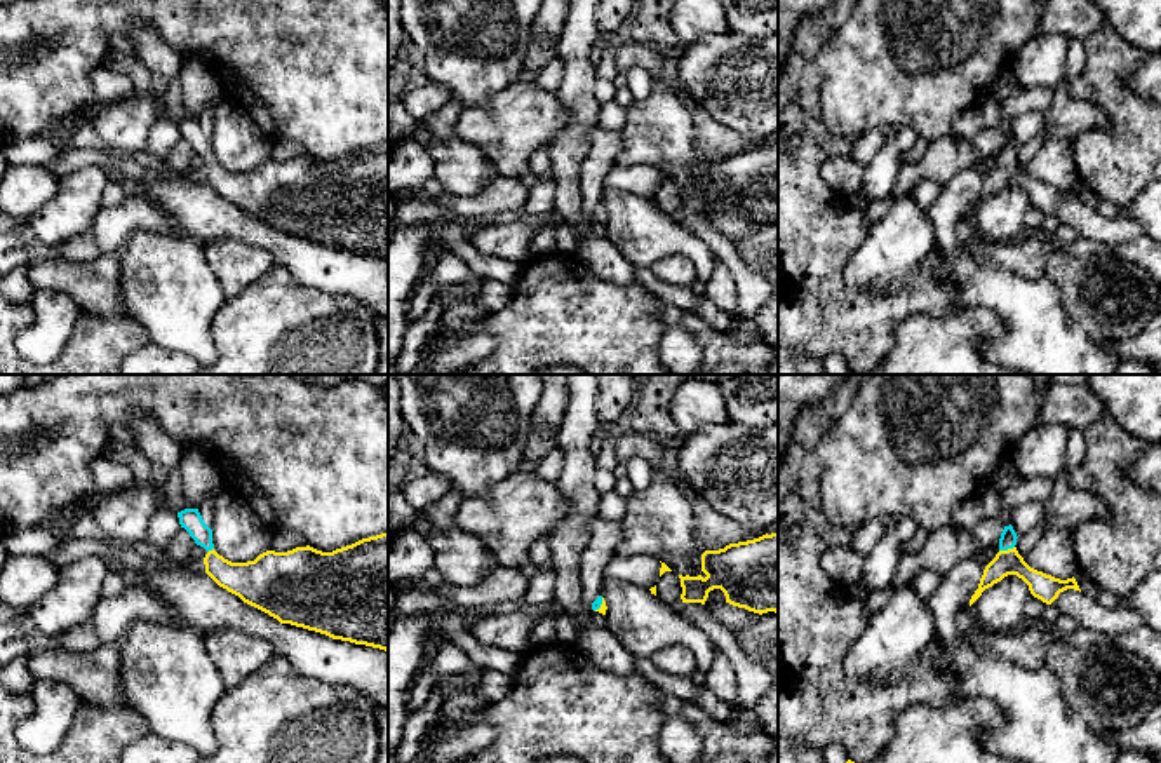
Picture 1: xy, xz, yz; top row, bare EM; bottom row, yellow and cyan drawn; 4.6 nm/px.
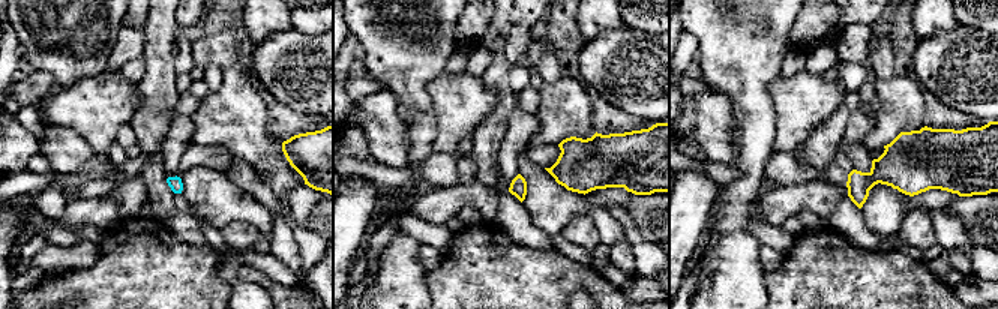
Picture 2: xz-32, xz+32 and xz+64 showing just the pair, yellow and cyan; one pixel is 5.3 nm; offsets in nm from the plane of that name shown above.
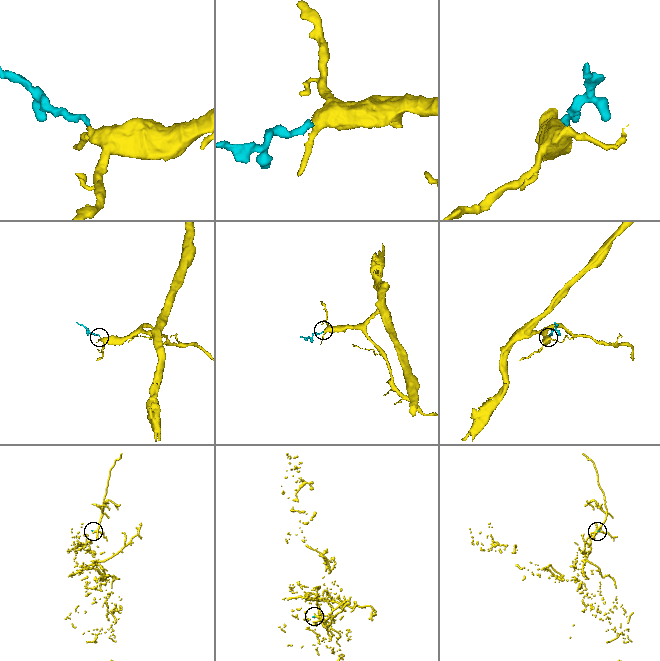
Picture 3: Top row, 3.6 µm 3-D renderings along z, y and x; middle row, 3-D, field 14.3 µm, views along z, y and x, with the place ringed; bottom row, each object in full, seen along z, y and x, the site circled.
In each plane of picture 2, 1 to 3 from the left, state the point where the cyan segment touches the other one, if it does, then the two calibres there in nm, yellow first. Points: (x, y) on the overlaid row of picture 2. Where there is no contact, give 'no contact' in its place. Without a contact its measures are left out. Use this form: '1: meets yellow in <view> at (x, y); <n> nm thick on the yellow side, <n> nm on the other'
1: no contact
2: no contact
3: no contact

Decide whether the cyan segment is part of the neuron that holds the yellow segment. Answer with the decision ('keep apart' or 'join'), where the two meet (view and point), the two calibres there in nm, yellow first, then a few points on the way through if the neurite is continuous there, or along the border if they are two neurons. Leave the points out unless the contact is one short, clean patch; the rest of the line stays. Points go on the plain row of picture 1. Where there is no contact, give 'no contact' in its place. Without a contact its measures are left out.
join; meets yellow in yz at (1008, 159); 120 nm thick on the yellow side, 80 nm on the other; runs through yz (1041, 195), (1008, 159), (1008, 147)

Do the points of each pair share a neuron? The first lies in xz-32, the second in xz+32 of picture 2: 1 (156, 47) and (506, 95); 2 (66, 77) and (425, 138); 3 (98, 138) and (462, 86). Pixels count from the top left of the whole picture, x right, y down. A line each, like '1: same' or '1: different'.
1: same
2: same
3: same

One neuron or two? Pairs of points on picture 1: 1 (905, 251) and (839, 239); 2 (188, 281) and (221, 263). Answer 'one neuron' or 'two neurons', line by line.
1: two neurons
2: two neurons

